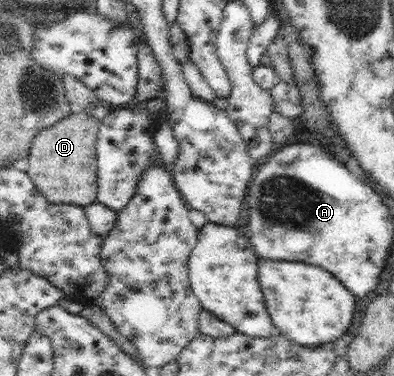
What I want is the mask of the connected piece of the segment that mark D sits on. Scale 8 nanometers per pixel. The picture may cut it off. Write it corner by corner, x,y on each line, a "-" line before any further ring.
74,110
51,128
41,130
33,138
26,174
38,192
54,204
64,203
85,207
96,202
98,171
96,141
101,120
86,110

